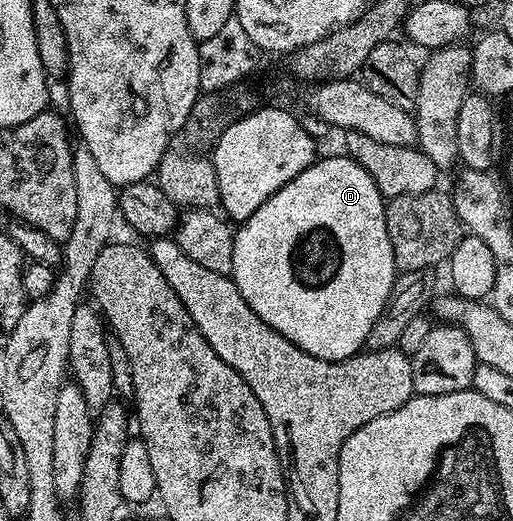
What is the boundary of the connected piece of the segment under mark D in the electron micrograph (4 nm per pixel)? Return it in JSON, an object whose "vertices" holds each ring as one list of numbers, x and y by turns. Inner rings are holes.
{"vertices":[[346,156,322,158,312,162,309,168,305,168,305,172,289,180,289,184,285,184,273,196,269,196,269,200,265,200,261,208,257,208,257,212,253,212,253,216,249,216,247,221,235,230,233,268,230,277,235,279,241,296,245,296,245,304,249,304,249,308,253,308,253,312,257,312,257,316,261,316,261,320,269,324,269,328,281,332,281,336,297,344,297,348,301,348,306,354,312,354,330,362,340,362,346,358,352,358,364,349,369,328,377,324,377,316,381,316,381,312,387,307,387,301,392,296,397,271,393,260,393,244,387,231,385,199,383,193,377,188,377,184,373,184,373,176,369,176,369,172,365,172,365,168,361,168,361,164,357,164,352,158]]}

